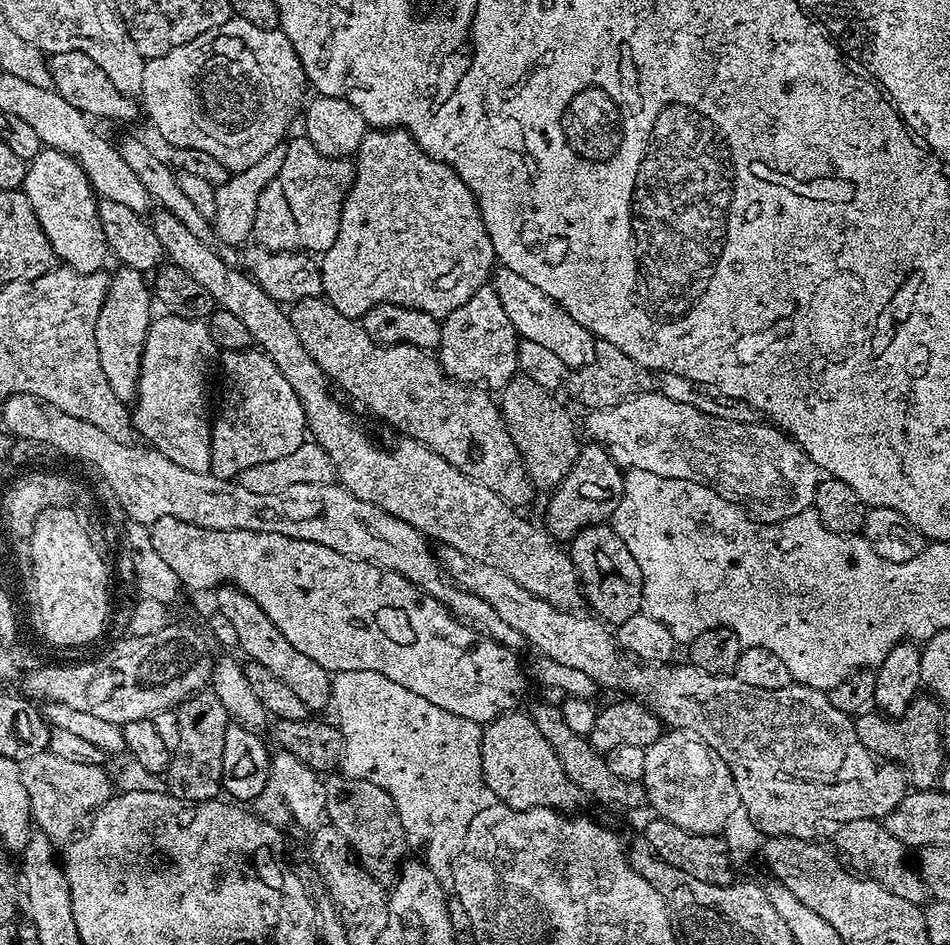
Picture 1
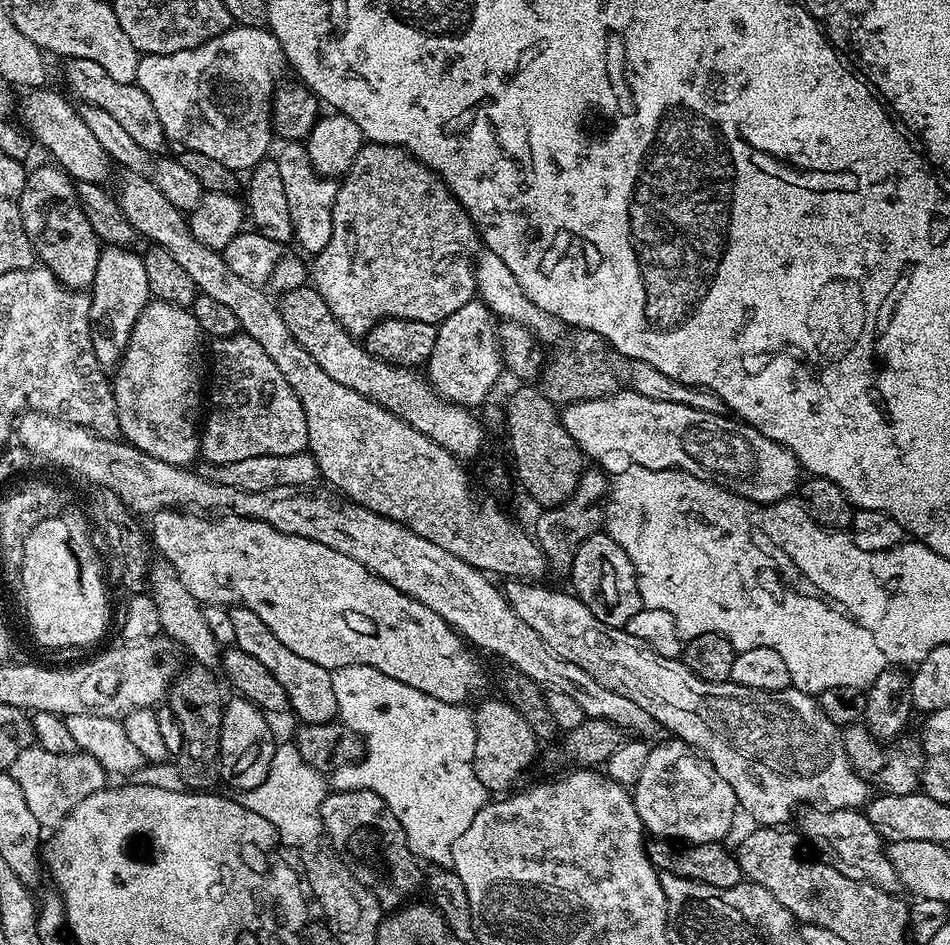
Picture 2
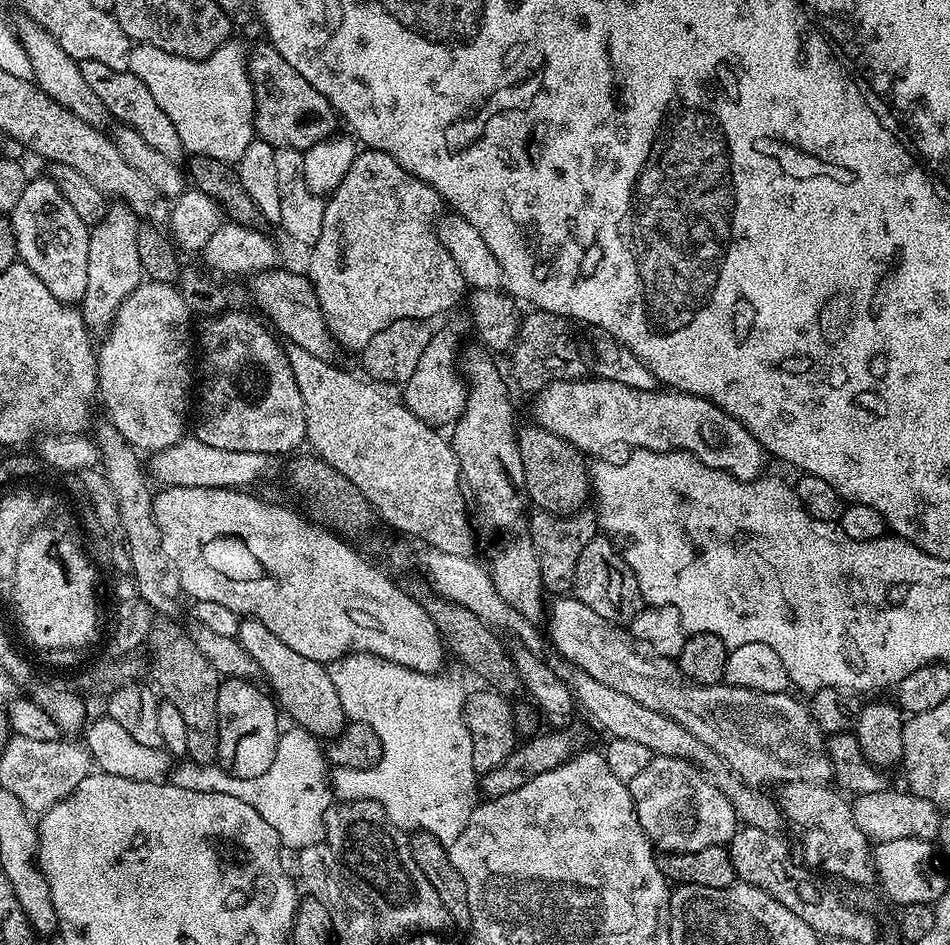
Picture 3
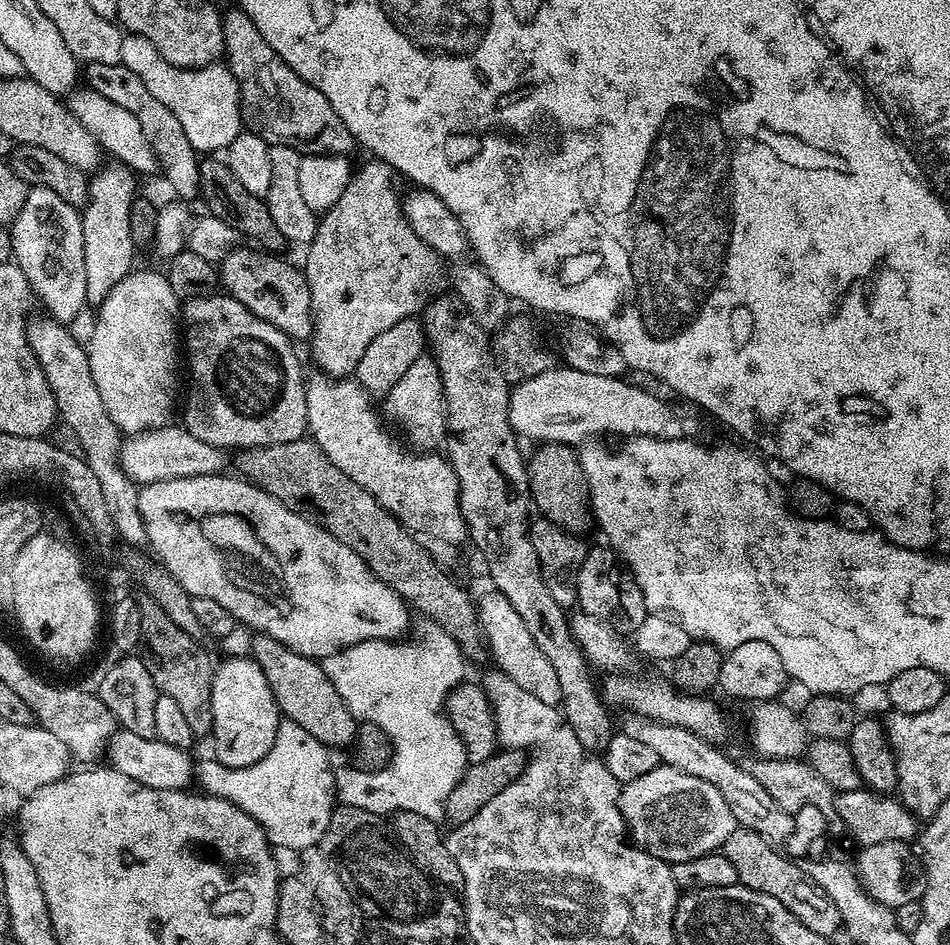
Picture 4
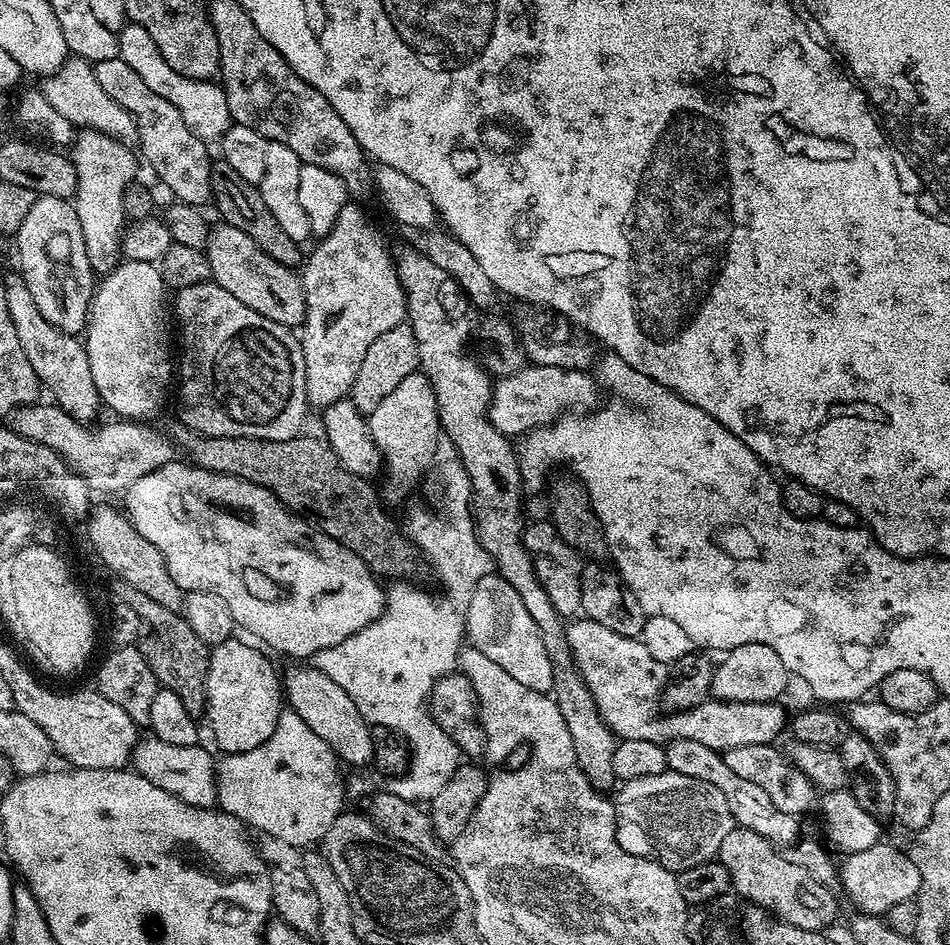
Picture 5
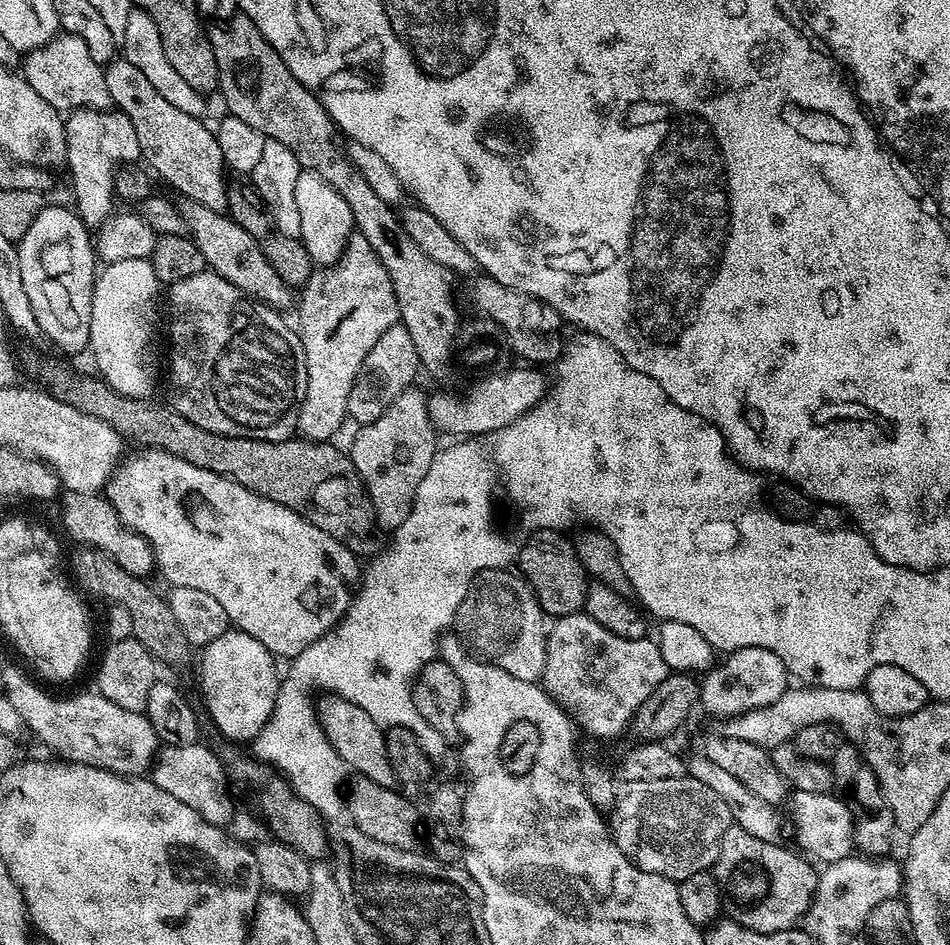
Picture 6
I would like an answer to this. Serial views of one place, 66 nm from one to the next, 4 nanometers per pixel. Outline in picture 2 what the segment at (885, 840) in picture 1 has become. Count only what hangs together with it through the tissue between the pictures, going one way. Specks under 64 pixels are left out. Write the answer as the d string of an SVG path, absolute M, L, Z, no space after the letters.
M812 806L801 811L799 816L799 831L805 837L828 836L828 844L832 847L833 854L837 856L835 859L839 867L847 872L850 878L854 878L854 882L869 884L891 893L900 888L900 879L888 857L886 841L878 834L878 830L874 830L870 818L863 811L855 808L825 810L820 806Z

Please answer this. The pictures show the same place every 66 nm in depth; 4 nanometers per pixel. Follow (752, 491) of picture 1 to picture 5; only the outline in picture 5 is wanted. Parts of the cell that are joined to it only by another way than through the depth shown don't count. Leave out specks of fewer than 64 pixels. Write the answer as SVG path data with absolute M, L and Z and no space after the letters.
M529 363L509 376L501 375L492 389L488 421L504 436L520 438L534 428L546 428L569 410L592 410L597 407L595 379L588 372L566 370L558 366Z

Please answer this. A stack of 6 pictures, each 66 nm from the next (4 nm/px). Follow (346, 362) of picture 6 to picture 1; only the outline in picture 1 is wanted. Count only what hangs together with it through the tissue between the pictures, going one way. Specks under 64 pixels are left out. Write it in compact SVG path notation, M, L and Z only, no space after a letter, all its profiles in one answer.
M378 128L368 131L362 138L362 146L356 151L354 167L356 177L342 206L338 238L334 238L334 246L330 246L330 250L323 252L318 260L320 277L324 287L322 296L323 299L334 306L334 310L346 314L346 318L351 320L360 320L374 306L393 304L394 306L406 306L414 310L422 310L431 316L443 318L454 310L458 310L458 306L462 306L462 302L466 302L472 297L474 290L478 290L484 284L489 283L490 277L498 264L496 251L490 242L490 234L486 234L486 226L480 217L480 207L474 198L474 194L466 186L466 182L462 182L462 178L458 178L458 174L453 168L438 162L433 156L427 156L405 128Z

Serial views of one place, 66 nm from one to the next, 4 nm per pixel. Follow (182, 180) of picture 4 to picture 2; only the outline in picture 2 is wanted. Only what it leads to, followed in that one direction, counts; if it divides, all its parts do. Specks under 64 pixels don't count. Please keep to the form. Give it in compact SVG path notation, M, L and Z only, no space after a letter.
M71 58L64 68L64 80L68 88L76 92L77 101L92 105L93 108L106 110L106 114L112 115L118 121L118 126L138 142L150 154L160 154L166 145L166 137L162 130L162 122L158 122L158 114L154 114L154 106L150 98L146 98L146 90L142 90L134 82L114 82L98 62L90 62L90 58Z

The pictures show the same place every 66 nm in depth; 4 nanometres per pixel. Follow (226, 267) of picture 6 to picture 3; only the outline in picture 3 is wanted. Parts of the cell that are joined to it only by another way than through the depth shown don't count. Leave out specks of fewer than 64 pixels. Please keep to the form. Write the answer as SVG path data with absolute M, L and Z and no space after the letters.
M277 266L268 272L261 272L251 277L250 284L252 284L252 300L260 307L261 314L259 313L259 315L285 341L288 339L287 343L291 347L306 350L310 354L314 354L314 358L322 358L327 361L333 359L332 355L338 352L338 345L332 337L331 330L326 326L326 318L322 314L318 294L307 275L300 273L299 276L296 272L287 272L284 266Z

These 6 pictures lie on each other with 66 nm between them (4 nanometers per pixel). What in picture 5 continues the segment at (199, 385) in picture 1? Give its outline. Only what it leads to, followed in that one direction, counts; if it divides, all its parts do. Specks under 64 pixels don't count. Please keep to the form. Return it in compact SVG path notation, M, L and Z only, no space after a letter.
M124 260L116 265L111 272L99 281L98 287L92 293L92 306L88 309L88 322L86 325L86 337L83 341L84 349L88 351L88 361L90 362L90 375L94 377L94 386L98 390L103 407L112 412L117 412L117 417L133 422L144 422L160 408L160 403L164 400L164 395L168 392L168 383L174 380L174 332L170 327L170 292L164 287L164 280L160 276L160 269L156 264L150 262L134 262L133 260Z

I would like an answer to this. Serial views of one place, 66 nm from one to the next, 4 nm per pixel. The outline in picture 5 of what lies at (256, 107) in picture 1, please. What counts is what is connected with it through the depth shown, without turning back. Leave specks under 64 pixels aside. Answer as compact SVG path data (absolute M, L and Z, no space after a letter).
M125 23L118 35L119 60L126 62L126 66L131 66L138 74L138 78L142 78L142 82L146 82L150 90L154 90L154 94L166 98L166 102L170 102L170 106L174 106L174 110L182 114L182 122L186 122L186 126L190 126L190 130L194 130L196 136L205 142L212 142L223 136L232 120L232 115L226 106L226 94L219 83L195 80L178 74L178 70L174 70L174 66L170 66L170 62L162 58L158 46L154 46L154 38L150 38L150 34L141 24Z

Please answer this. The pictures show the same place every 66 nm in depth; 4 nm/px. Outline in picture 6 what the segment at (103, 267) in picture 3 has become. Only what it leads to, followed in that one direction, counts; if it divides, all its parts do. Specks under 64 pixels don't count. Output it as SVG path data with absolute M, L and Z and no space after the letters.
M75 108L67 113L64 129L68 155L66 172L72 175L72 192L76 195L74 211L89 229L96 230L113 215L117 170L141 159L138 134L126 113L99 108Z

